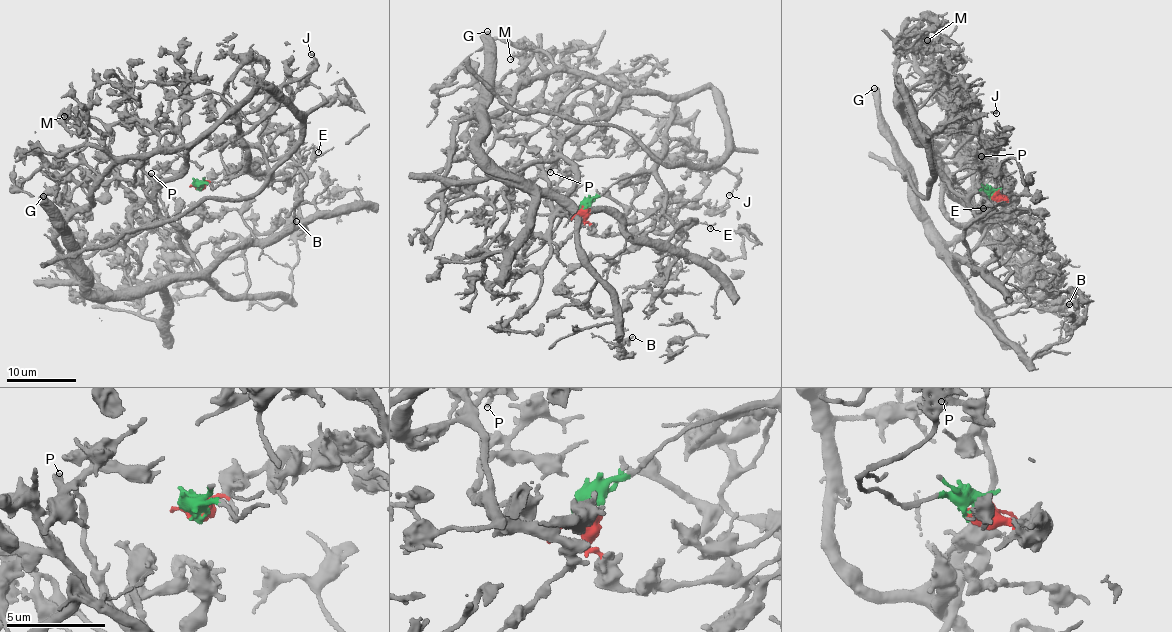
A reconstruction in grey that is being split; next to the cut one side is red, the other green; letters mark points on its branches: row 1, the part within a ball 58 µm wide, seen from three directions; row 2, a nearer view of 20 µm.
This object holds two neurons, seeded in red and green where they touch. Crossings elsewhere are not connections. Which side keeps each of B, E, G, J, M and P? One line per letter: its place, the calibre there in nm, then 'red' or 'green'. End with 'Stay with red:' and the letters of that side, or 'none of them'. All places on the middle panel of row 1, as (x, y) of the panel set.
B: (632, 337) | 280 nm | red
E: (710, 228) | 90 nm | red
G: (487, 31) | 480 nm | red
J: (729, 195) | 190 nm | green
M: (510, 59) | 120 nm | green
P: (550, 172) | 240 nm | green
Stay with red: B, E, G

